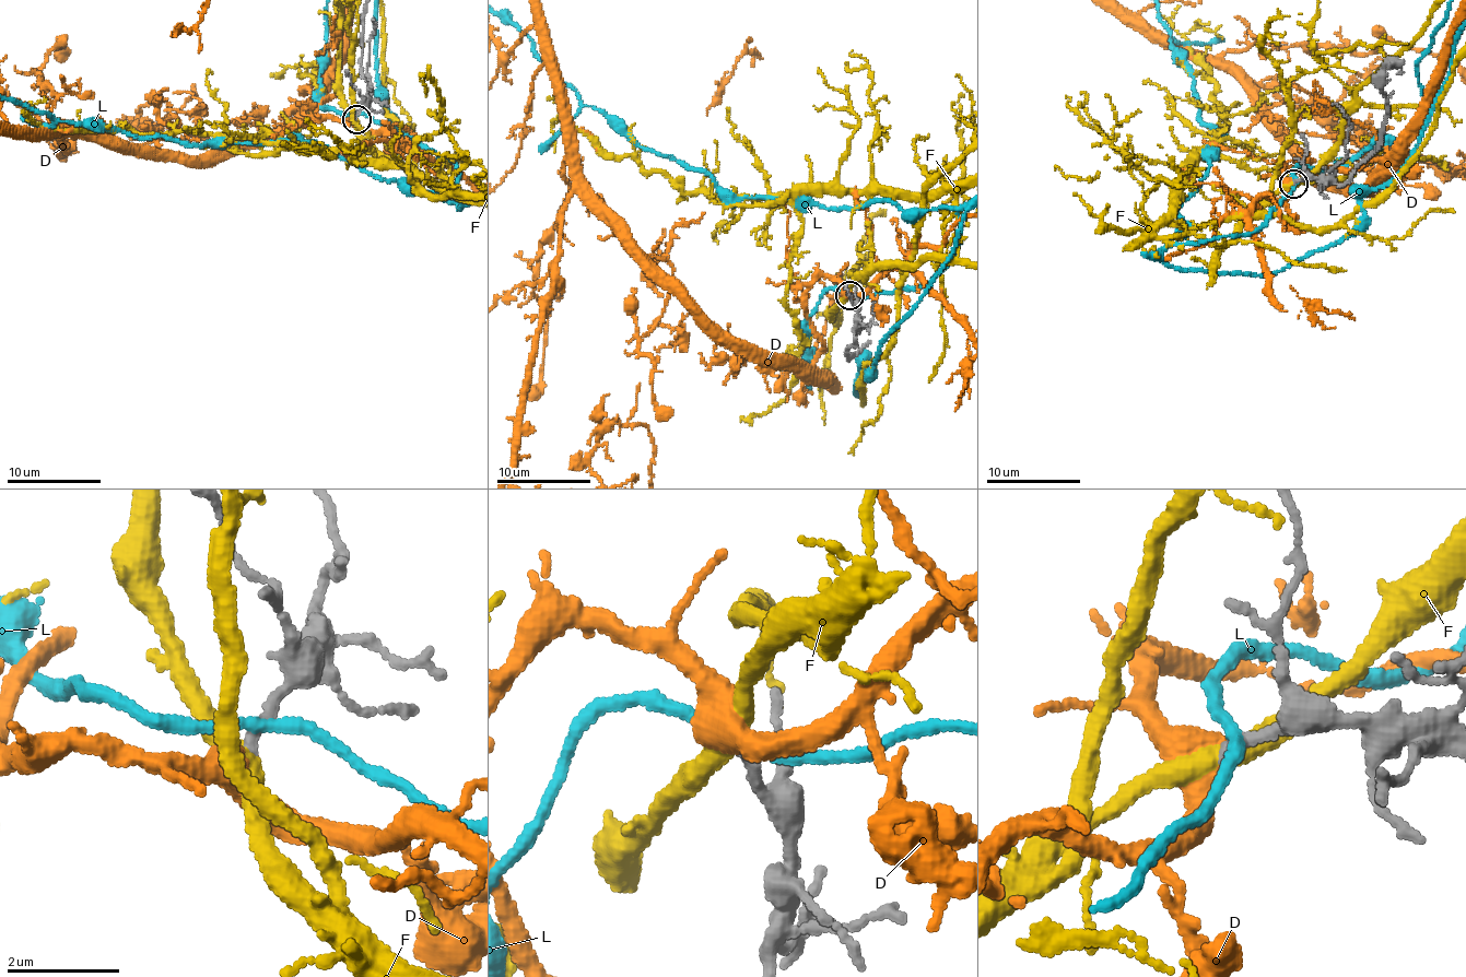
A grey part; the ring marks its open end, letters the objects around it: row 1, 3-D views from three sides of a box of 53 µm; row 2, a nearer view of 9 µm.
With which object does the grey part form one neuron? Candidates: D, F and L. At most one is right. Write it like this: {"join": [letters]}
{"join": ["D"]}

